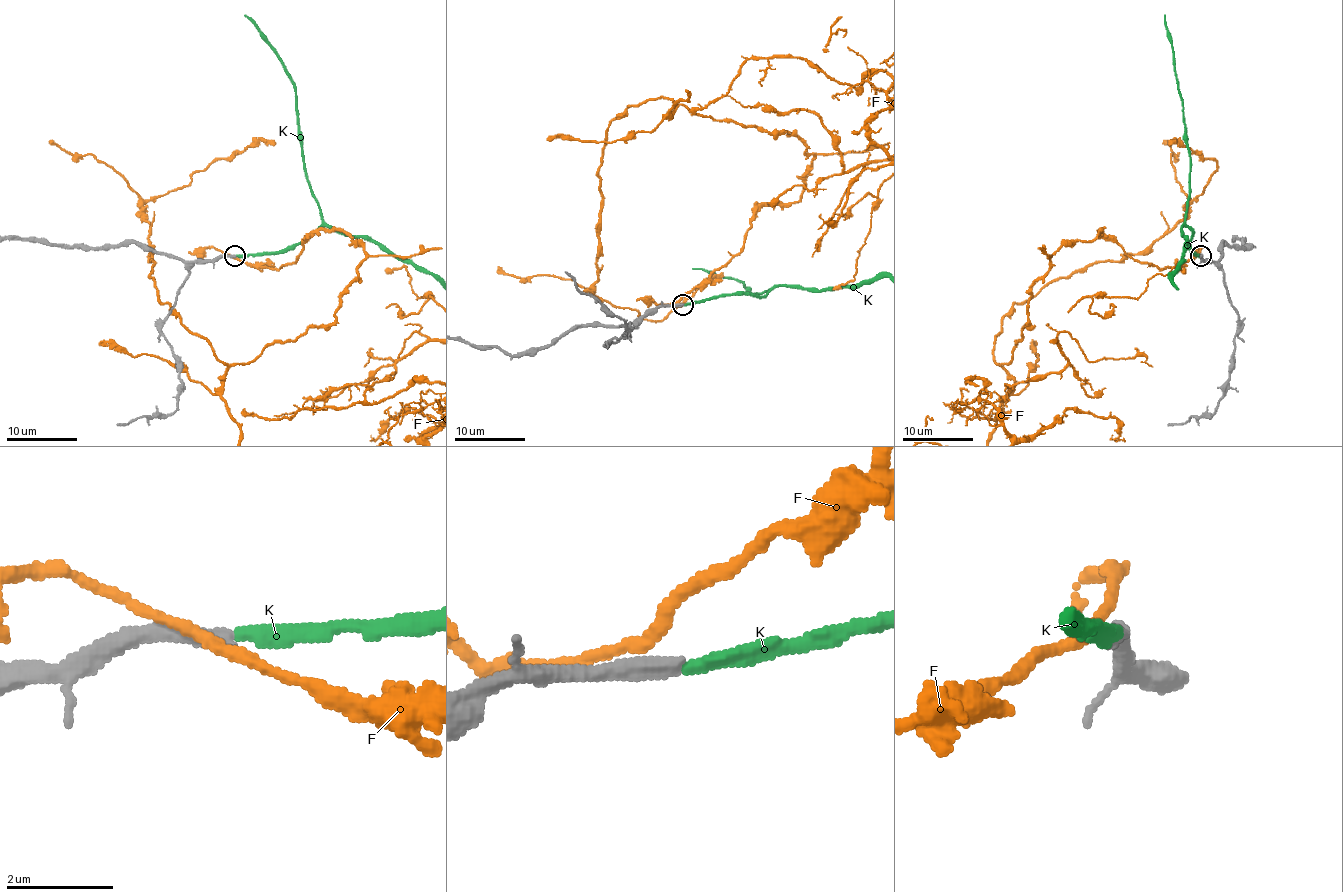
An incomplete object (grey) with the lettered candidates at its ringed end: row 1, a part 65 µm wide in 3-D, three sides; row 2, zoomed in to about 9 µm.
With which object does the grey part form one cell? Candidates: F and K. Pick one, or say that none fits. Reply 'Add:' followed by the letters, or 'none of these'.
Add: K

